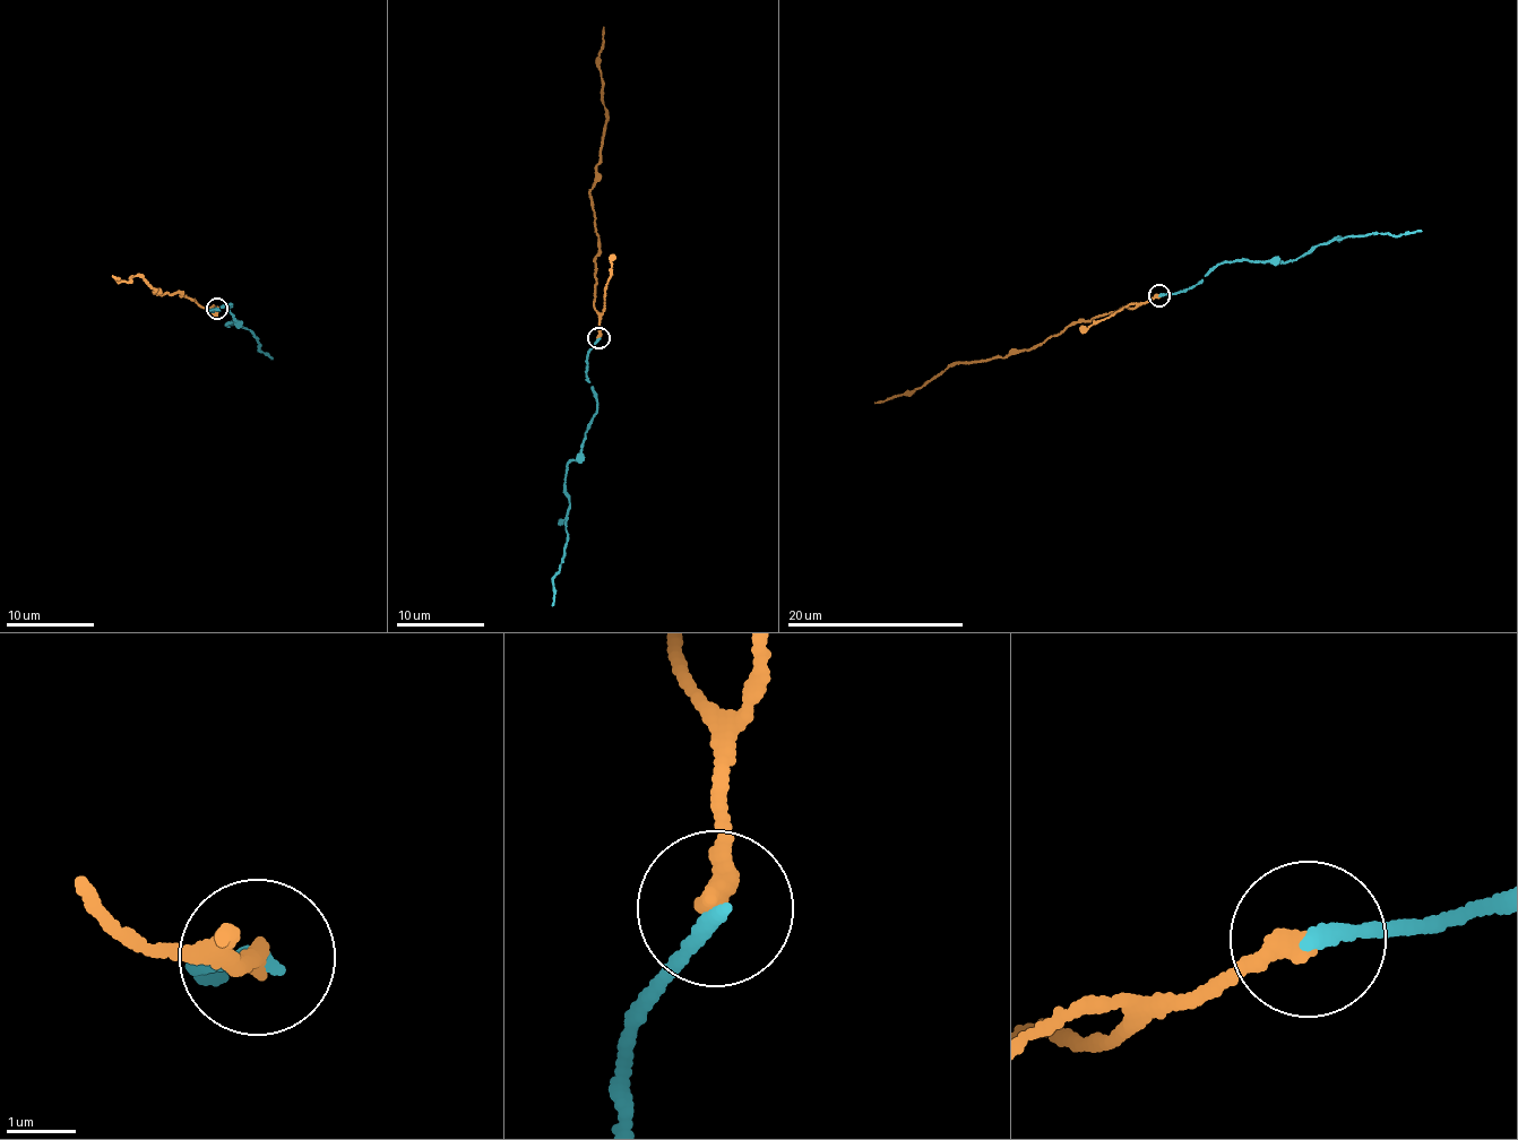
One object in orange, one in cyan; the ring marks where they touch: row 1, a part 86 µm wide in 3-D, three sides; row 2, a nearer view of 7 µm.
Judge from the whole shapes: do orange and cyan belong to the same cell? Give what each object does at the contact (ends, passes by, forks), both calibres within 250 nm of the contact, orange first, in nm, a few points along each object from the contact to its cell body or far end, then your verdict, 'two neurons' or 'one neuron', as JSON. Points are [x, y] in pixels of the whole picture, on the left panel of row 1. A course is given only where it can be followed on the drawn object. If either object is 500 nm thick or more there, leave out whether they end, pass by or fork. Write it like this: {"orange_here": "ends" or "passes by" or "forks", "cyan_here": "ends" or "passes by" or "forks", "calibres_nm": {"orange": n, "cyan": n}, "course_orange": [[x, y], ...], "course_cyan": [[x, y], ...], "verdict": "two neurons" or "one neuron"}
{"orange_here": "ends", "cyan_here": "ends", "calibres_nm": {"orange": 280, "cyan": 240}, "course_orange": [[216, 308], [177, 291], [170, 294], [156, 293], [137, 273], [129, 276], [128, 282], [112, 275]], "course_cyan": [[216, 308], [233, 305], [229, 308], [236, 320], [227, 324], [250, 330], [260, 351], [273, 360]], "verdict": "one neuron"}

